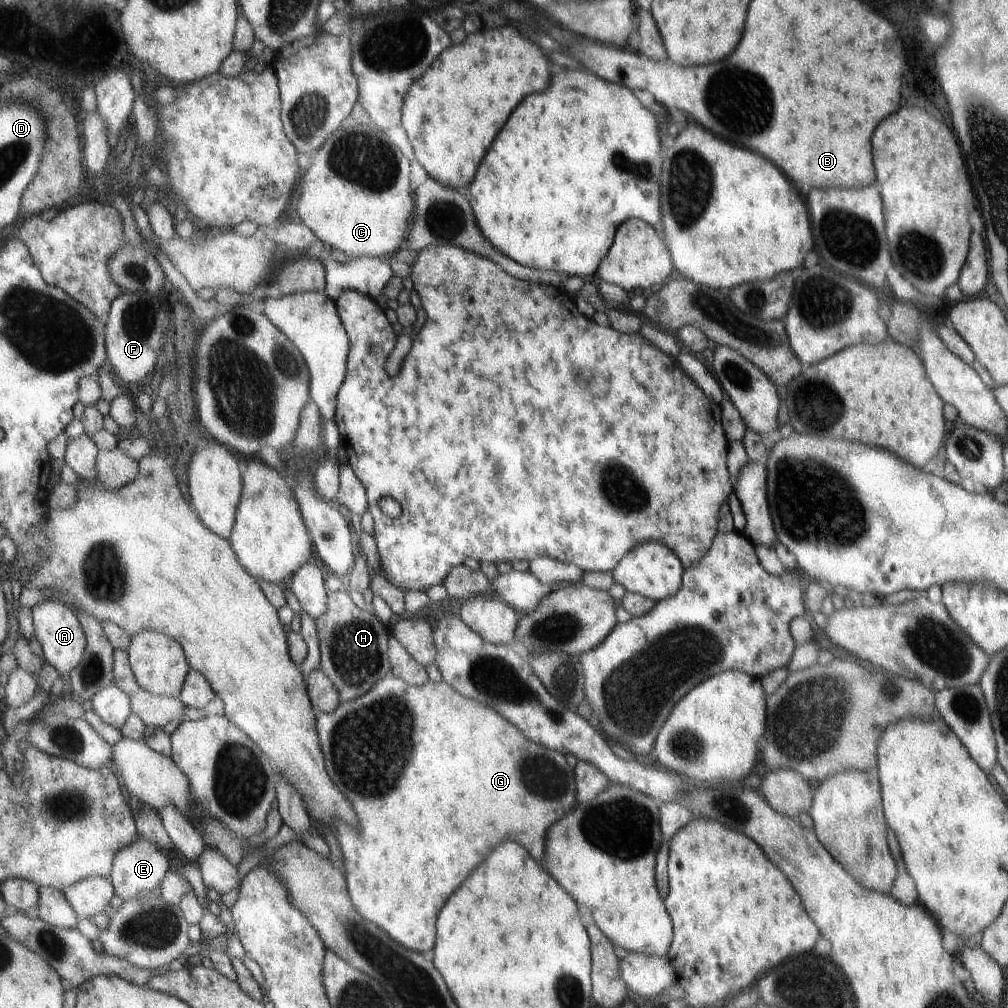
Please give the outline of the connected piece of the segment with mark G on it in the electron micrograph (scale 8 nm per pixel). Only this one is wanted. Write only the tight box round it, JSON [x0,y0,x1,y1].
[316,675,578,954]

